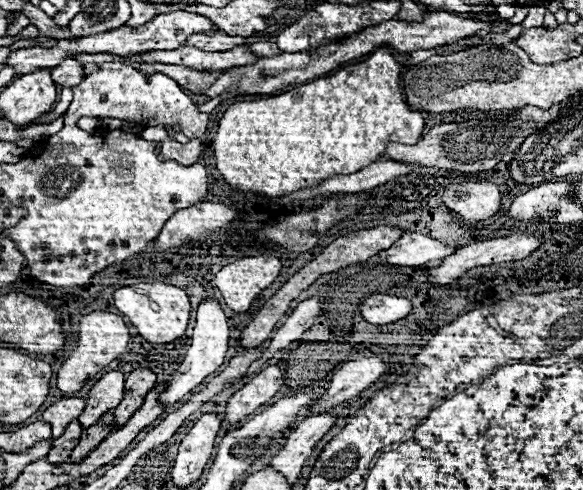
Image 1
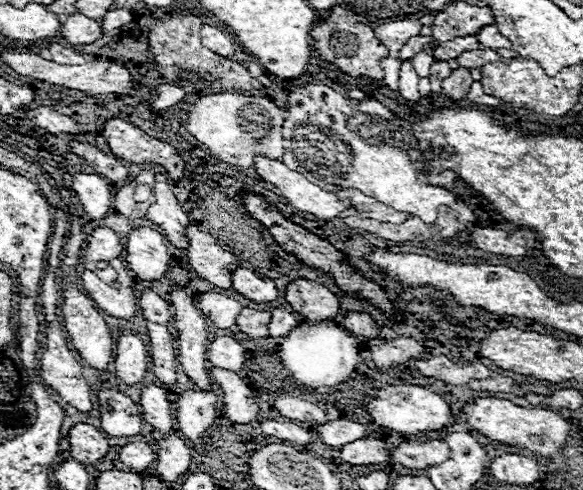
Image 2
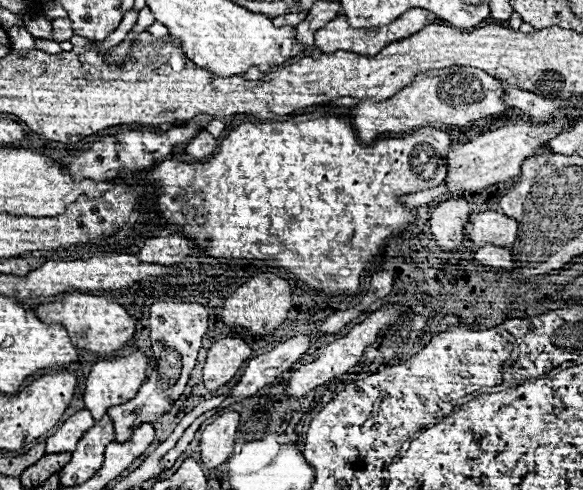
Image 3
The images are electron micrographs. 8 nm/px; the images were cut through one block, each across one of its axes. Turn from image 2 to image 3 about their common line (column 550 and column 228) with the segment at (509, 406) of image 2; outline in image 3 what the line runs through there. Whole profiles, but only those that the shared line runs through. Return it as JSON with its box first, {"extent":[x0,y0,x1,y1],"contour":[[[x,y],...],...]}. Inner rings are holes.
{"extent":[200,412,238,468],"contour":[[[226,412],[204,428],[200,436],[200,460],[206,468],[216,468],[230,456],[234,450],[238,420],[238,412]]]}

